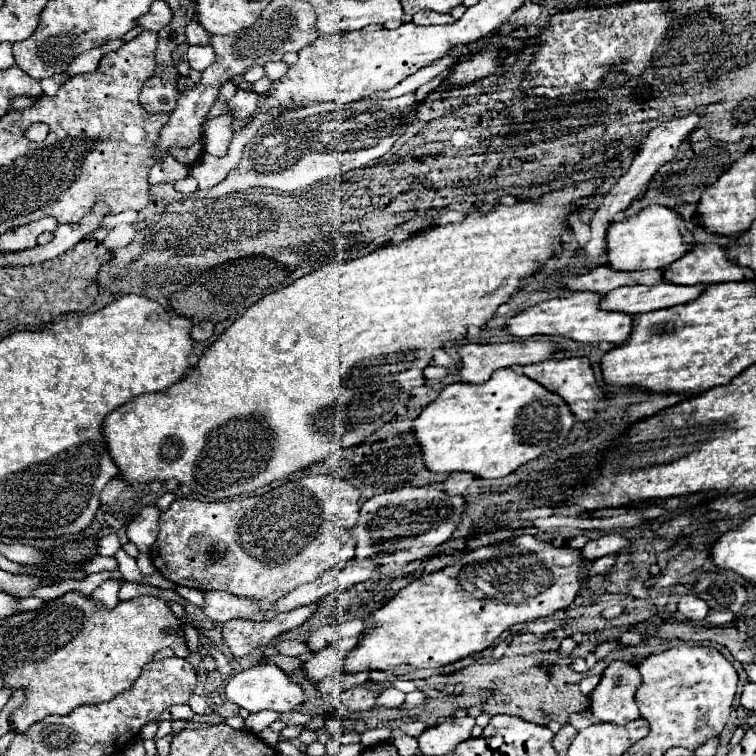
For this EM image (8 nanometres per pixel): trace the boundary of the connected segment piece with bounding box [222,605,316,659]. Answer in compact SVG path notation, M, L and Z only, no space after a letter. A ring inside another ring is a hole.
M304 605L288 613L278 613L270 621L260 621L260 623L244 621L244 619L228 621L226 625L222 625L222 639L230 647L230 653L236 659L246 657L250 651L262 645L268 645L280 633L302 625L314 611L316 611L316 605Z

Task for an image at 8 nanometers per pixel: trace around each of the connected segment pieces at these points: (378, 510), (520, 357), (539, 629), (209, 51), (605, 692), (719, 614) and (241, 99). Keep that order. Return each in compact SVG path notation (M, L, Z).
M402 487L386 491L362 503L360 517L350 531L356 539L356 561L390 555L396 551L414 551L426 547L438 537L442 541L452 535L456 523L466 513L466 503L460 495L448 495L446 491L426 489L426 487Z
M520 341L520 343L496 343L496 345L464 345L460 355L460 381L480 385L488 381L496 369L512 365L540 363L554 353L556 345L550 341Z
M560 619L560 621L532 621L532 623L528 623L528 625L524 627L524 631L522 631L522 633L546 635L546 633L550 633L550 631L558 629L558 627L560 627L560 625L564 625L564 623L566 623L564 619Z
M190 45L186 51L186 59L188 59L190 67L196 71L204 71L208 65L212 65L214 57L216 55L214 55L212 47L192 47Z
M614 661L606 667L602 681L590 695L590 711L602 723L624 725L640 717L634 693L640 687L636 665Z
M710 611L706 615L706 621L710 625L728 625L734 621L734 615L732 613L724 613L724 611Z
M238 89L234 99L228 101L228 107L232 109L234 117L250 117L256 111L256 101L258 101L258 95L254 91Z

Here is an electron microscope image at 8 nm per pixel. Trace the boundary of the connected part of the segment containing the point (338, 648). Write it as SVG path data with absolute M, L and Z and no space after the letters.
M350 637L350 639L338 639L332 645L324 647L322 651L314 653L308 661L304 661L302 665L302 673L312 681L318 683L324 677L332 677L342 673L342 663L348 651L352 651L356 647L360 637Z

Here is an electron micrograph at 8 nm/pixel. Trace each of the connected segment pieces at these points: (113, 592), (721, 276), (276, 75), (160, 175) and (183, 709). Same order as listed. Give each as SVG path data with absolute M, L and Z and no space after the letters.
M110 579L110 581L104 581L102 585L98 585L96 589L94 589L94 599L98 599L98 601L102 601L108 609L114 609L116 605L118 605L118 591L120 591L120 587L122 587L122 579L120 581L114 581L114 579Z
M694 245L682 259L664 269L664 279L676 285L712 285L726 281L752 281L754 273L726 259L718 245Z
M272 61L272 63L266 63L264 67L268 73L268 79L280 79L288 71L288 65L284 61Z
M166 155L164 161L156 163L150 169L150 185L156 185L156 183L174 183L178 179L184 179L186 175L188 175L188 167L182 165L176 157Z
M174 705L166 711L162 711L158 721L178 721L178 719L192 719L192 717L194 717L194 713L188 705Z

